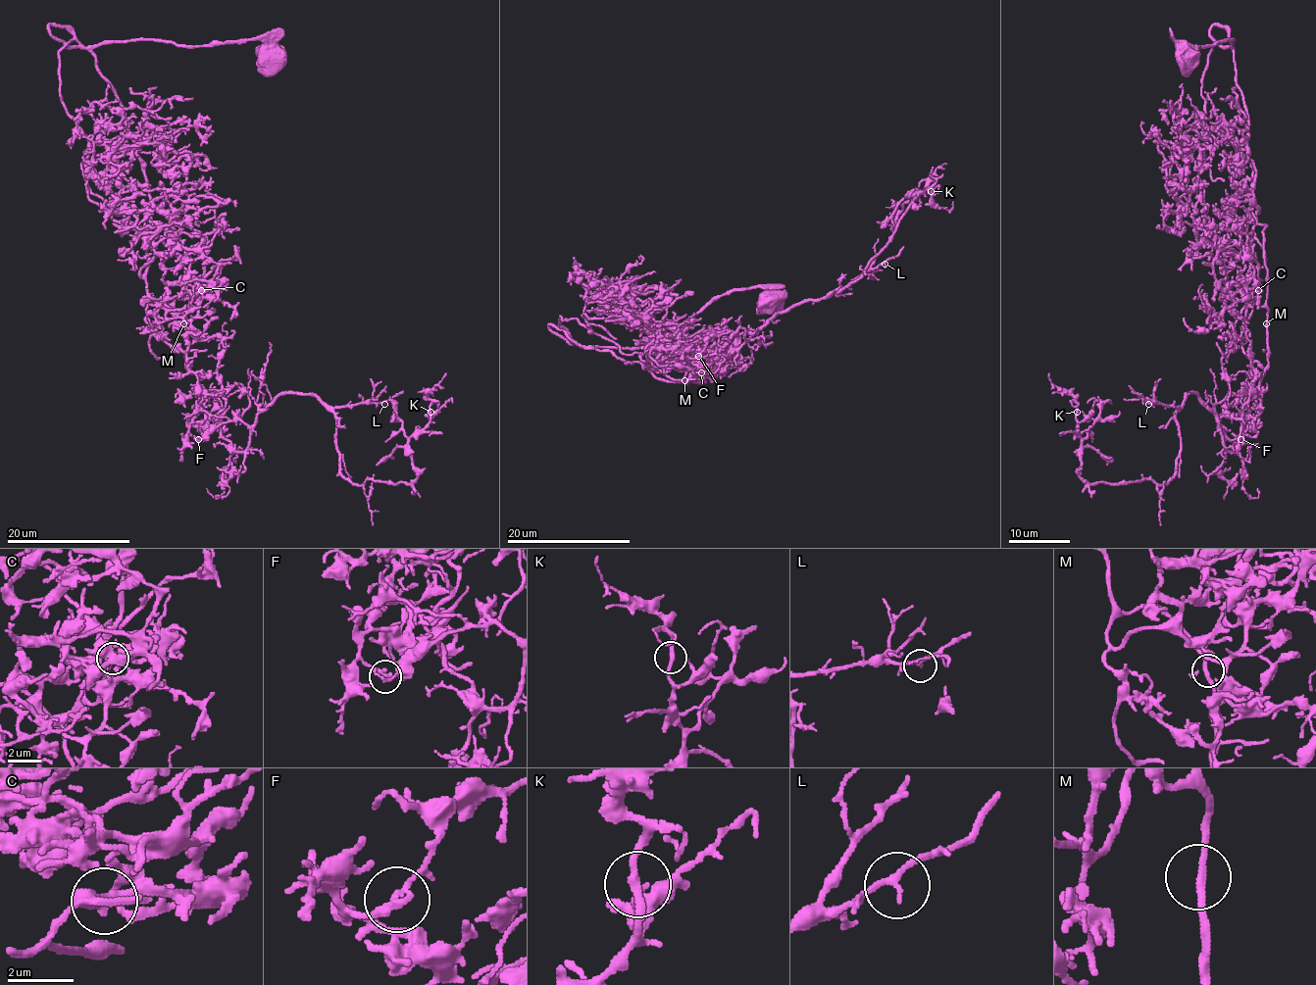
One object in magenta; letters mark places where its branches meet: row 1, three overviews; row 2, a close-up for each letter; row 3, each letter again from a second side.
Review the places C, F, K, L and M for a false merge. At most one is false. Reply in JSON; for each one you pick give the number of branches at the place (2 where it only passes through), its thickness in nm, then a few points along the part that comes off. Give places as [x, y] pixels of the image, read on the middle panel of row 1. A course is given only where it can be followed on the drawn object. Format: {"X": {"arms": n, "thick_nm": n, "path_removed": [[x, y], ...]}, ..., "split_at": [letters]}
{"F": {"arms": 2, "thick_nm": 240, "path_removed": [[698, 356], [712, 336], [757, 331], [841, 291], [946, 164]]}, "split_at": ["F"]}

